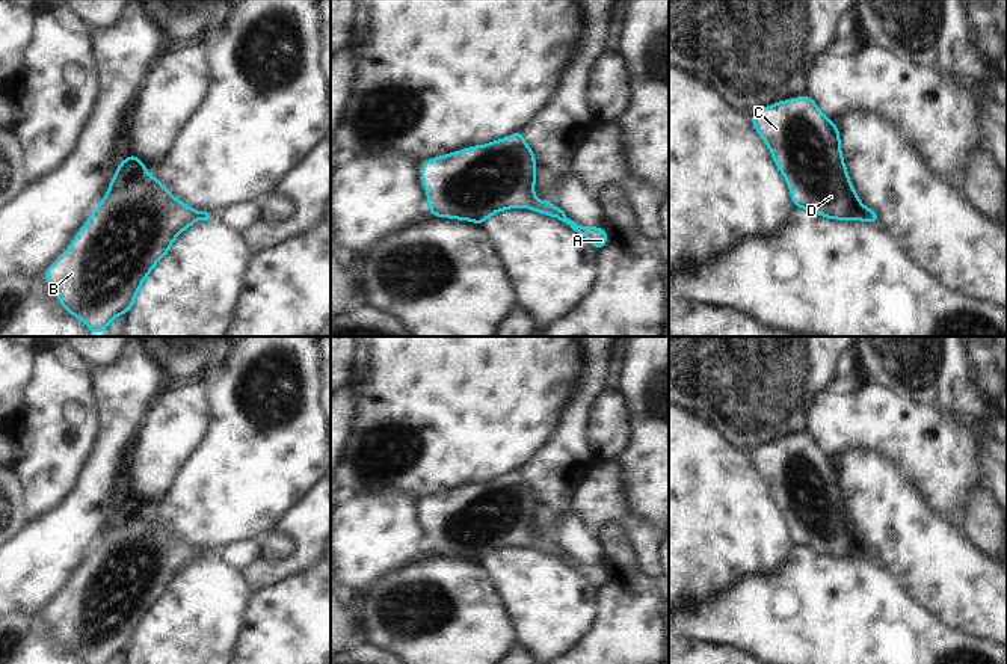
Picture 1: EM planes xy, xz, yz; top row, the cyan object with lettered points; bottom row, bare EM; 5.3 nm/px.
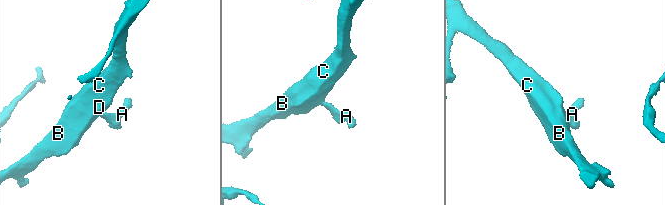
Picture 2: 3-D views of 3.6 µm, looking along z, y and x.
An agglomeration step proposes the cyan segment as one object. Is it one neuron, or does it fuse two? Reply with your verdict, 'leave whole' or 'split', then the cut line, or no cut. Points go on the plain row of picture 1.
leave whole; cut none

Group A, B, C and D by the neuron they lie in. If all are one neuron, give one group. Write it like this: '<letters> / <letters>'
A B C D

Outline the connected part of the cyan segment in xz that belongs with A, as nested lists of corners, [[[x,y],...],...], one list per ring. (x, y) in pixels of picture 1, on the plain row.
[[[522,468],[486,483],[471,483],[421,503],[429,554],[483,563],[498,549],[530,546],[568,561],[599,589],[608,583],[605,564],[581,564],[545,537],[534,536],[536,493]]]

